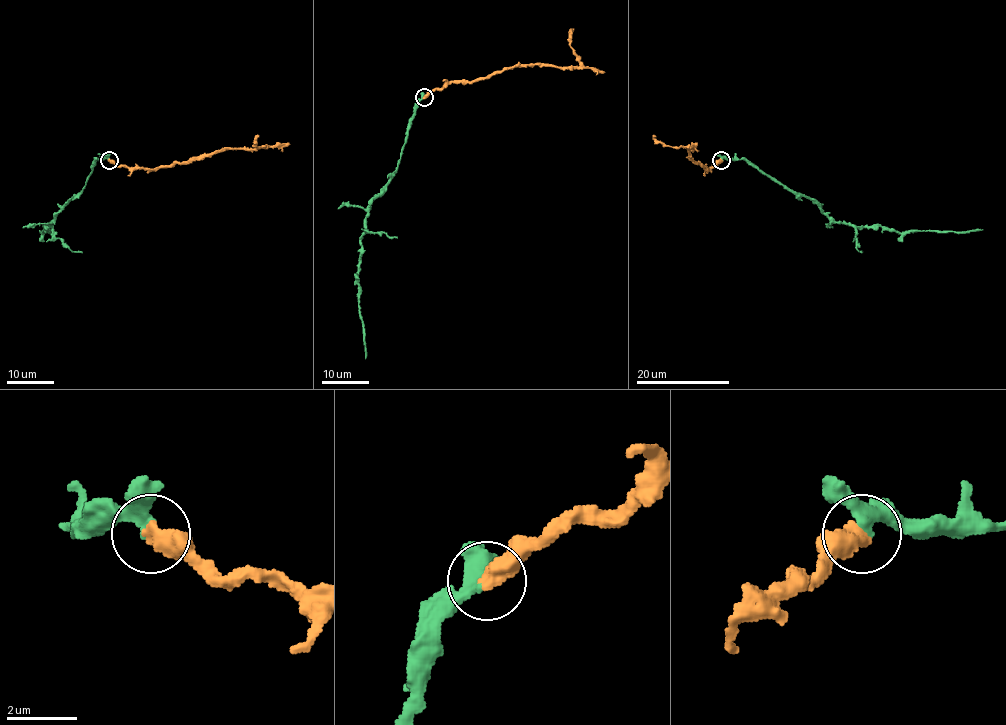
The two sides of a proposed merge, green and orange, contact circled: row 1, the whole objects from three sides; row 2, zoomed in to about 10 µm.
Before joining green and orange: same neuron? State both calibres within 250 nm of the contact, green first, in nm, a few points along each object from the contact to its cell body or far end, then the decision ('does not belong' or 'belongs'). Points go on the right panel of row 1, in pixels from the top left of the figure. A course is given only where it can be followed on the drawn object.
320 nm thick on the green side, 550 nm on the other; green runs (722, 160), (748, 160), (790, 189), (809, 197), (835, 221), (894, 228), (899, 232), (968, 232), (983, 228); orange runs (722, 160), (705, 169), (690, 157), (690, 147), (664, 146), (654, 134); belongs

